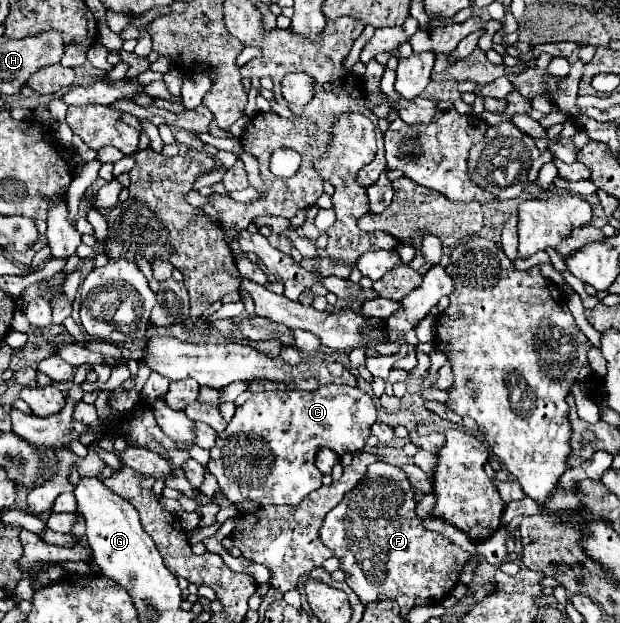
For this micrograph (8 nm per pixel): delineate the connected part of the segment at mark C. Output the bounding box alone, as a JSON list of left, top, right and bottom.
[207,384,377,506]

